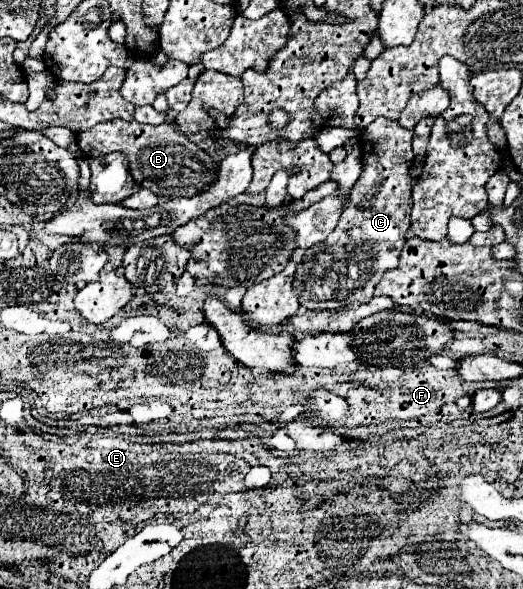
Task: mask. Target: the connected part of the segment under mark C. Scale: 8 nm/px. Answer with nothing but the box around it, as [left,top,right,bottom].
[287,84,451,334]

